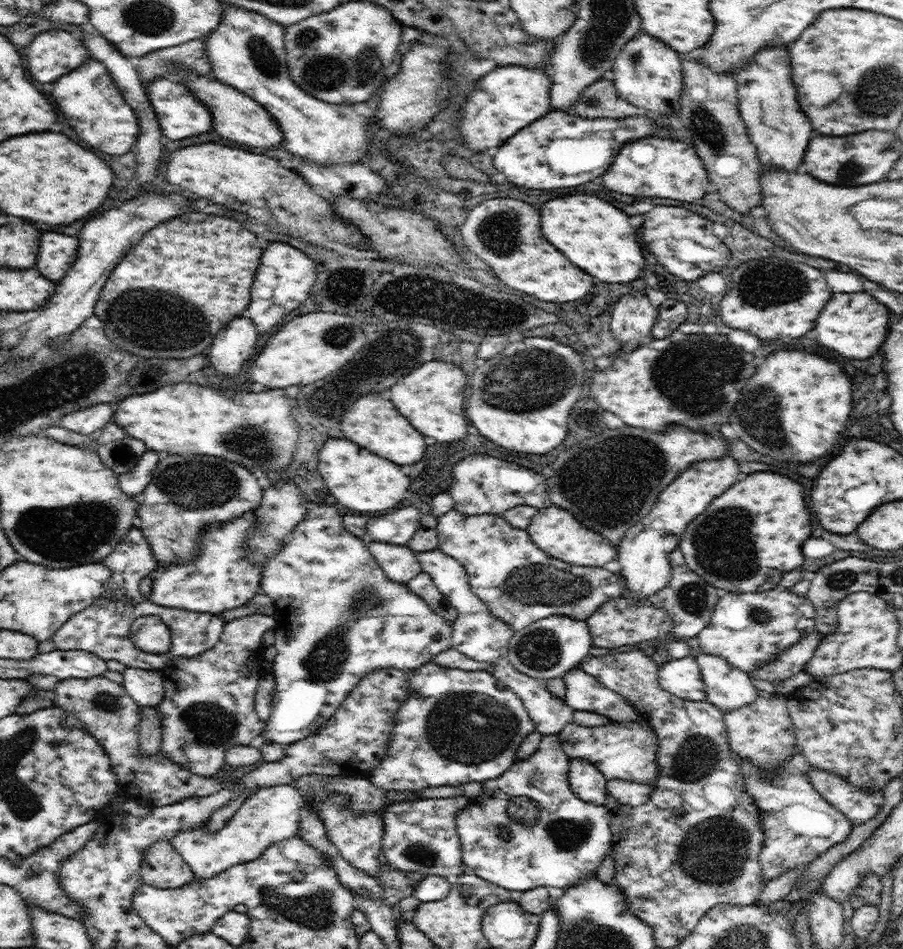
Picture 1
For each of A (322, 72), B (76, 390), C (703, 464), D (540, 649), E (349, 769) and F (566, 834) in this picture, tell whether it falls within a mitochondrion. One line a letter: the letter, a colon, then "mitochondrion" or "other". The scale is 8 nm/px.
A: mitochondrion
B: mitochondrion
C: other
D: mitochondrion
E: other
F: mitochondrion

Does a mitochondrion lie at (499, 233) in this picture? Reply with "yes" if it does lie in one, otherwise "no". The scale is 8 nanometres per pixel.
yes

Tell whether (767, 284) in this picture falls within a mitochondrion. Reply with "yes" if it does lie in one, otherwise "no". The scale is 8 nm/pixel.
yes

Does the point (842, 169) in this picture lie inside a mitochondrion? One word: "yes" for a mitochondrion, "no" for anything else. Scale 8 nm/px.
yes

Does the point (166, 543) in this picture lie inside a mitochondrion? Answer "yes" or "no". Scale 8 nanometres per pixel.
no

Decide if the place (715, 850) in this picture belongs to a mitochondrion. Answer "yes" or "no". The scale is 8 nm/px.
yes

